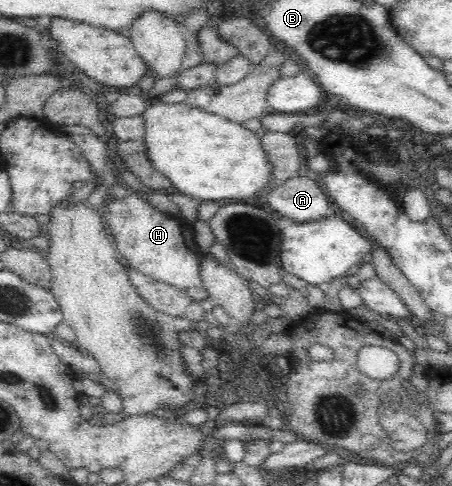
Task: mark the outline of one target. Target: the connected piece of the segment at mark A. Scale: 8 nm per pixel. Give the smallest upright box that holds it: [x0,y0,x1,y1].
[267,173,331,225]

